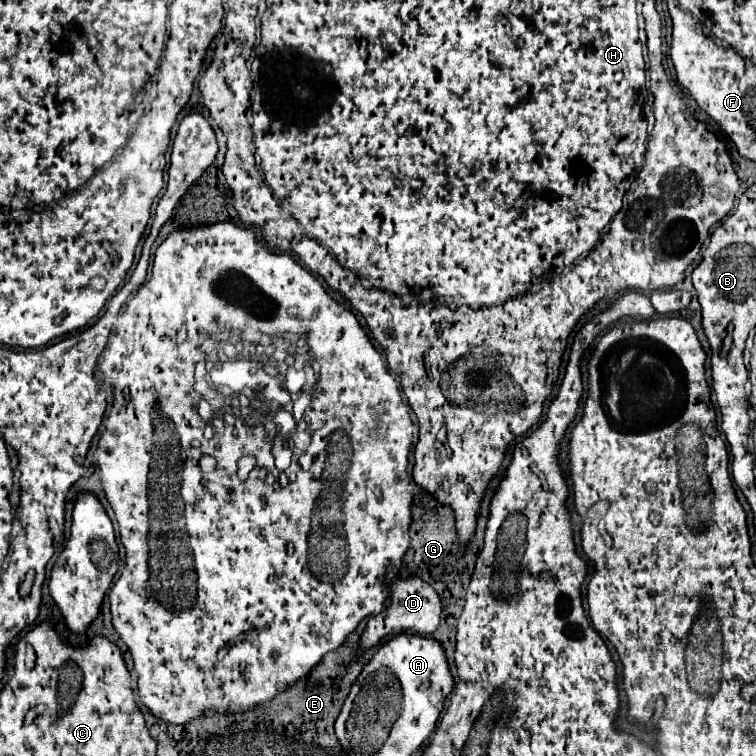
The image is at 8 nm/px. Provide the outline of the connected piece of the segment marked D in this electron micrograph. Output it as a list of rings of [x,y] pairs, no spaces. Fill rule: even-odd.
[[[409,578],[409,580],[399,580],[391,584],[391,604],[385,612],[381,612],[379,616],[369,618],[367,628],[361,636],[361,646],[363,648],[371,648],[375,646],[383,636],[389,634],[399,634],[403,630],[415,630],[415,634],[423,634],[429,636],[437,630],[439,626],[439,616],[441,616],[441,600],[437,596],[437,592],[423,580],[419,578]]]

